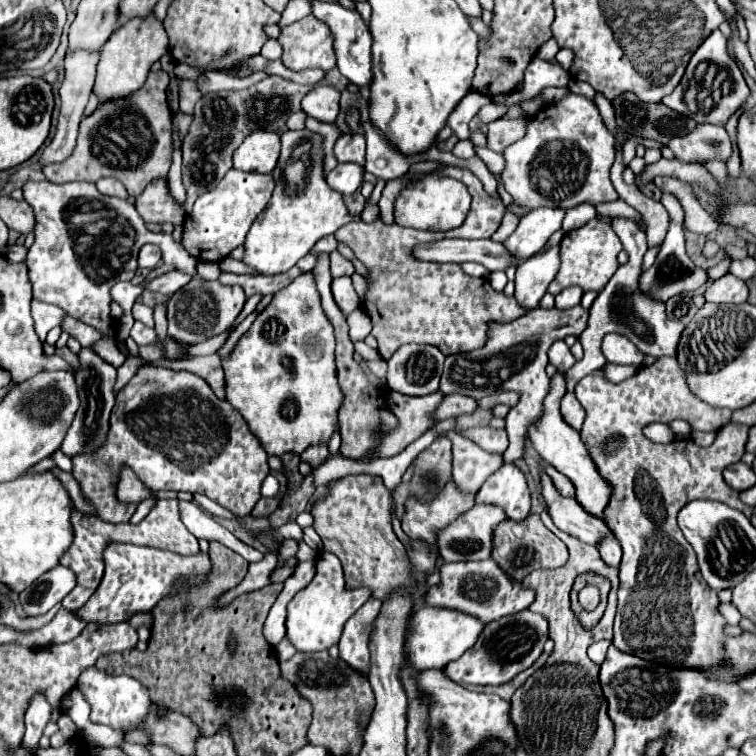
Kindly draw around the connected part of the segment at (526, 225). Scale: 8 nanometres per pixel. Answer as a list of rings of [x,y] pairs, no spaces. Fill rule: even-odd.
[[[536,209],[534,213],[522,217],[516,231],[502,243],[514,257],[514,265],[536,255],[550,235],[560,229],[562,217],[564,211],[560,209]]]

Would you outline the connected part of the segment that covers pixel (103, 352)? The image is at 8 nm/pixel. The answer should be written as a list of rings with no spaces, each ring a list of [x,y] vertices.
[[[100,339],[100,341],[96,341],[94,345],[92,345],[92,351],[94,353],[98,353],[98,357],[100,359],[104,359],[106,363],[110,363],[112,367],[120,367],[122,365],[122,361],[126,359],[120,351],[118,351],[118,347],[116,347],[116,343],[112,341],[112,339]]]

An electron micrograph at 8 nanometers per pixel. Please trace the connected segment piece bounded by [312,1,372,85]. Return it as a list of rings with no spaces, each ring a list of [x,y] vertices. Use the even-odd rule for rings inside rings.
[[[314,1],[312,13],[324,21],[326,25],[330,25],[334,35],[334,51],[337,60],[337,67],[344,77],[348,77],[354,85],[370,85],[370,45],[372,45],[372,37],[370,31],[366,27],[366,23],[362,21],[362,17],[358,15],[356,9],[344,9],[340,3],[336,1]]]

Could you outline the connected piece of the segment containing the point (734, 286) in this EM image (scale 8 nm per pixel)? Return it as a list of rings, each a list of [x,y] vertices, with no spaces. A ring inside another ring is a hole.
[[[726,273],[704,291],[704,299],[718,305],[740,305],[748,299],[748,289],[742,279]]]

